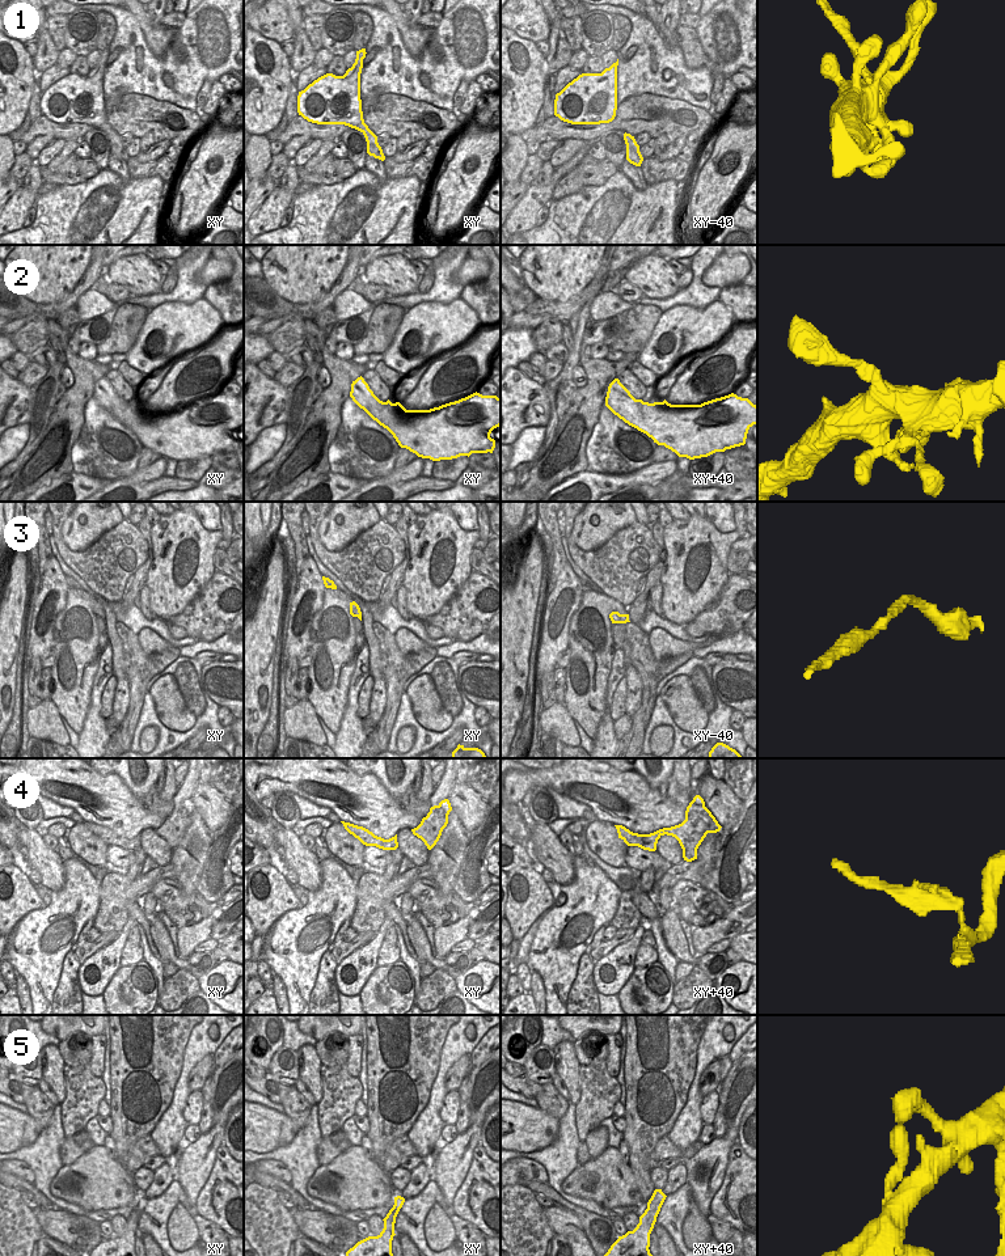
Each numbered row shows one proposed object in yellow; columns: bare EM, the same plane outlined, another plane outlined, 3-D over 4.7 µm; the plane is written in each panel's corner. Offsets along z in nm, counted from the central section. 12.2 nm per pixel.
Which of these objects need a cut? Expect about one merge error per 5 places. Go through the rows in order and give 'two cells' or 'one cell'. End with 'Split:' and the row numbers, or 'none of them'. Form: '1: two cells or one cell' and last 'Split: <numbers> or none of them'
1: two cells
2: one cell
3: one cell
4: one cell
5: one cell
Split: 1

